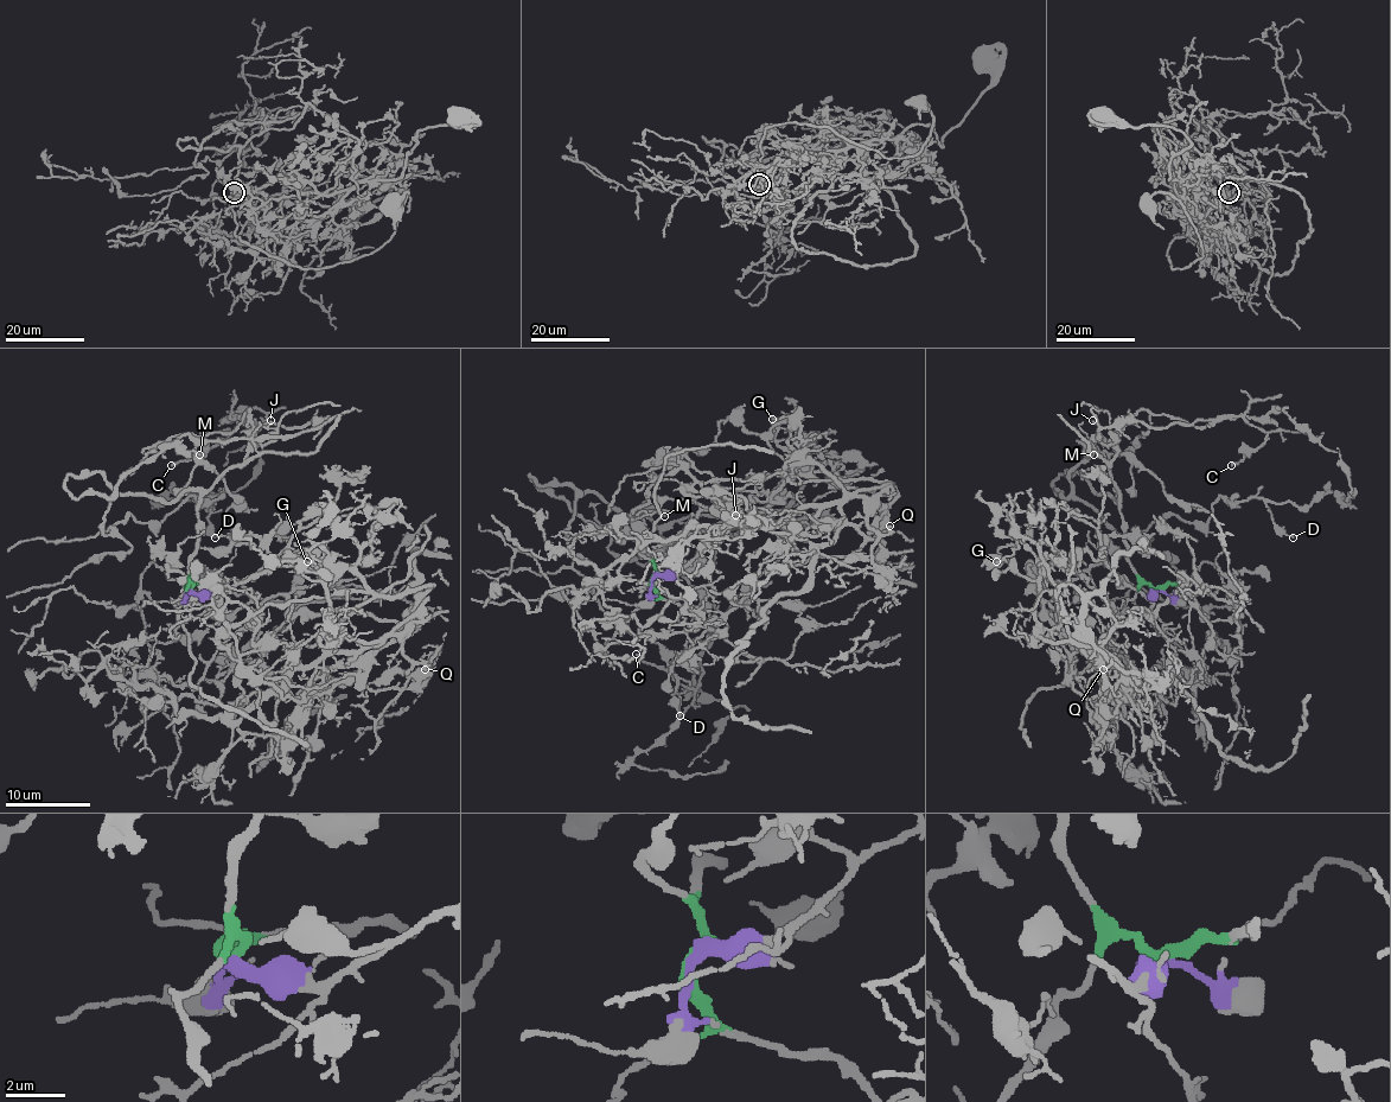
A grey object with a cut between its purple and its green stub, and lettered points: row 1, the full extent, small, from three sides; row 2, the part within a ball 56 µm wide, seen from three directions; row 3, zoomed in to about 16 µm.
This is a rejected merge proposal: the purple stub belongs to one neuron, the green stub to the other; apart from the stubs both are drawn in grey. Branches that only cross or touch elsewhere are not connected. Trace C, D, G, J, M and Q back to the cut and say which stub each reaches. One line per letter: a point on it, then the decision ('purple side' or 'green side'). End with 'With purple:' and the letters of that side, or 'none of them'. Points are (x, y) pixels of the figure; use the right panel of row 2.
C: at (1231, 465); green side
D: at (1293, 537); green side
G: at (996, 561); purple side
J: at (1092, 420); green side
M: at (1093, 454); green side
Q: at (1103, 669); purple side
With purple: G, Q

